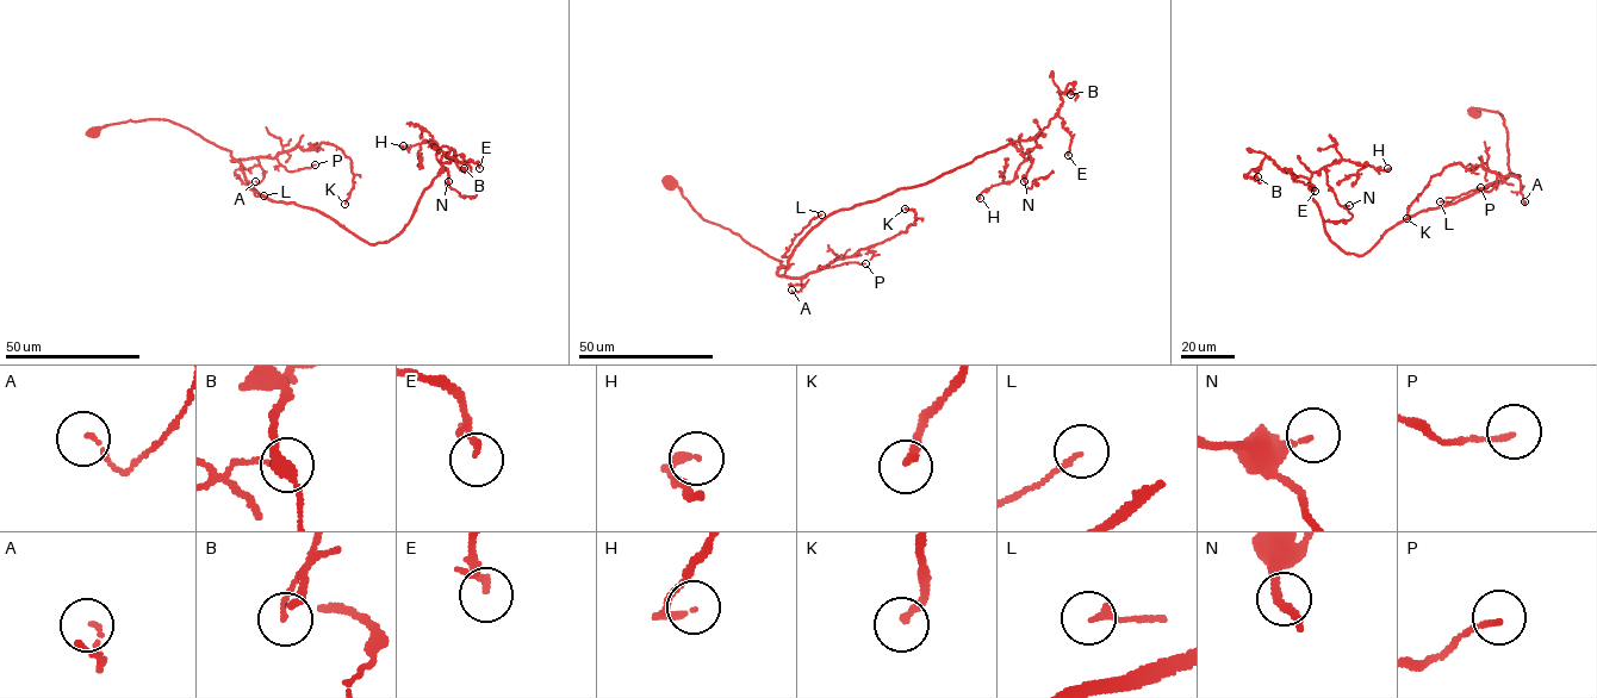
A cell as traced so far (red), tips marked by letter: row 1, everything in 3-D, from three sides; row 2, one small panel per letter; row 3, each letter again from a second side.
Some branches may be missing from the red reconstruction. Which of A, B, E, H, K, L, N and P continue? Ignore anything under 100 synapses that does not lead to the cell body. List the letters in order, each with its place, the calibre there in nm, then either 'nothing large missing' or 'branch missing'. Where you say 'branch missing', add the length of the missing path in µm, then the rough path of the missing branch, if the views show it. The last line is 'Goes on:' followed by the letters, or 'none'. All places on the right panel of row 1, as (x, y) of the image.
A: place (1524, 201); calibre 120 nm; nothing large missing
B: place (1257, 176); calibre 120 nm; nothing large missing
E: place (1315, 191); calibre 120 nm; nothing large missing
H: place (1387, 168); calibre 180 nm; nothing large missing
K: place (1406, 218); calibre 200 nm; nothing large missing
L: place (1440, 201); calibre 160 nm; nothing large missing
N: place (1349, 205); calibre 150 nm; nothing large missing
P: place (1480, 187); calibre 140 nm; nothing large missing
Goes on: none

